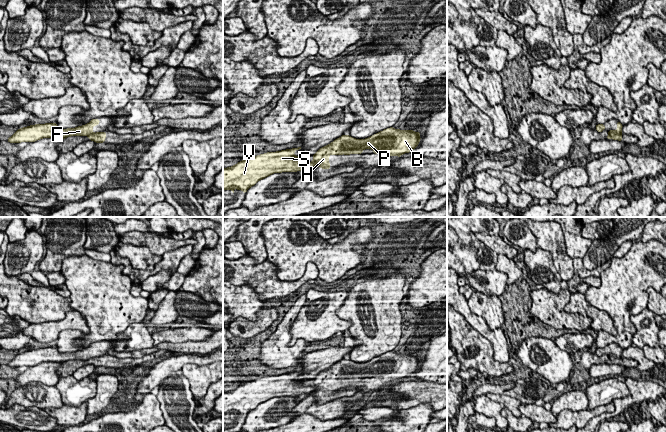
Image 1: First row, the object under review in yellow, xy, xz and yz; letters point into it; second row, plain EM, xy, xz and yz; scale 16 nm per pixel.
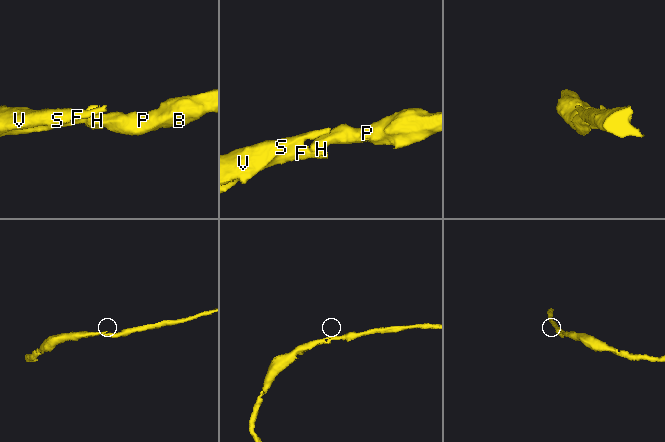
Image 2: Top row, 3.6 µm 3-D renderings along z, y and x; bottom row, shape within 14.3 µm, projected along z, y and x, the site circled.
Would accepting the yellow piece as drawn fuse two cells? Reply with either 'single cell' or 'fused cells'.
fused cells

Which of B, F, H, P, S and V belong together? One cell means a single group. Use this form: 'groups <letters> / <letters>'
groups B H P / F S V

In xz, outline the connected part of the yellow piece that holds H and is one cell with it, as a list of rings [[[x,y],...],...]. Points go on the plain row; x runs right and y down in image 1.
[[[393,351],[384,353],[366,363],[342,359],[313,379],[314,392],[330,393],[329,380],[331,378],[362,378],[364,373],[372,373],[375,378],[401,381],[402,378],[412,376],[418,370],[421,363],[419,359],[420,356]]]

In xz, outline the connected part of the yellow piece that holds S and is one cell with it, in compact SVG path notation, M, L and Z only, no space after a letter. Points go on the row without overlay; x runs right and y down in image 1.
M302 370L276 376L267 376L254 381L248 381L236 389L223 392L223 414L247 414L259 404L273 397L297 396L314 392L313 386L301 386L302 381L294 379Z

